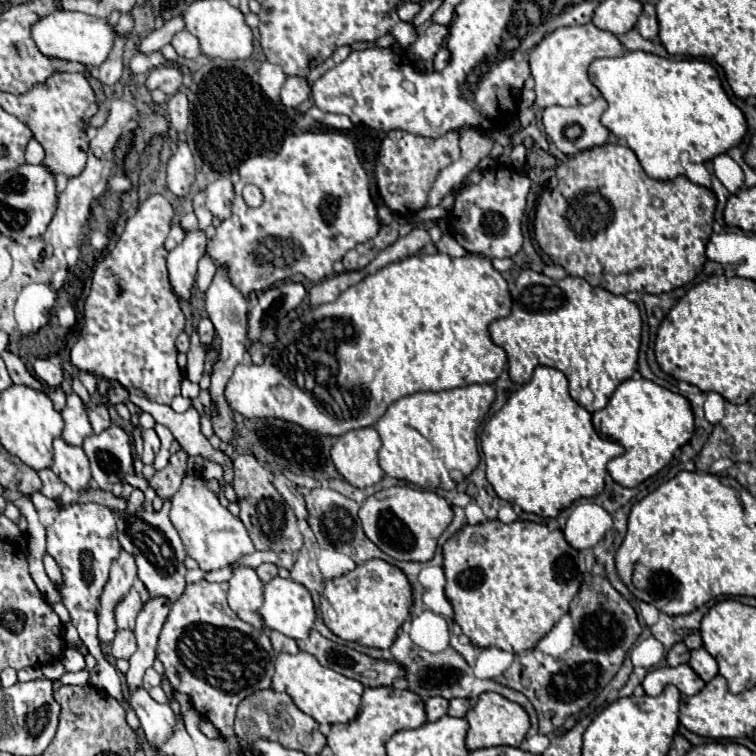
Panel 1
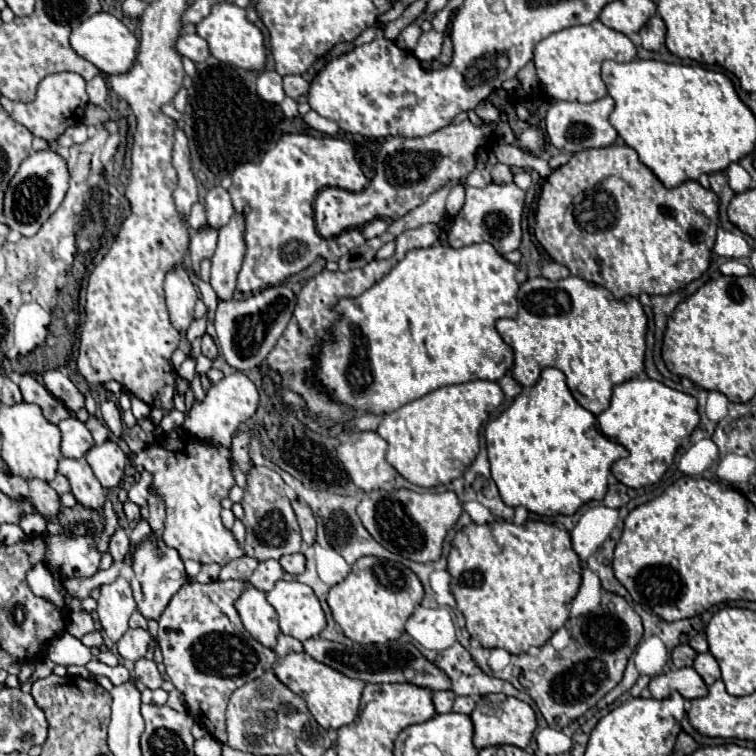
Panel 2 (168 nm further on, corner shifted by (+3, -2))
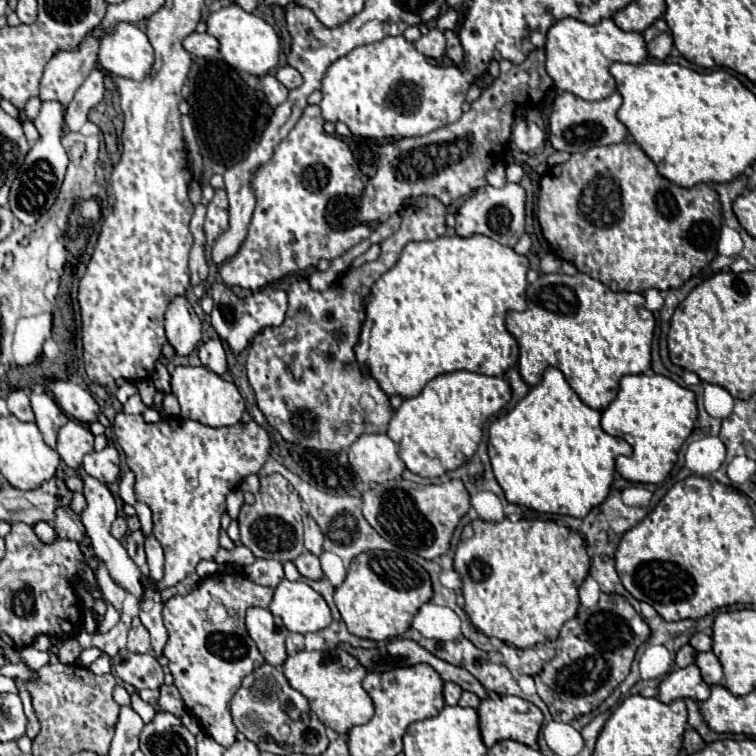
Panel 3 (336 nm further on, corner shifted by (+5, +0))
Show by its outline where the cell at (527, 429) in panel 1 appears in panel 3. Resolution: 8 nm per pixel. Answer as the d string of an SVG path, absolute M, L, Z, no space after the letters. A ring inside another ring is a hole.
M553 366L545 370L541 384L489 428L489 458L507 500L537 512L585 518L591 508L605 502L615 458L621 454L631 456L633 448L601 428L601 412L583 404Z

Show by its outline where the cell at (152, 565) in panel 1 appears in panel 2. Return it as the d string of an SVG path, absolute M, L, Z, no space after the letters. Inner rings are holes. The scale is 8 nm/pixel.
M149 532L149 536L143 542L133 544L131 560L133 560L133 572L135 572L135 576L131 580L131 590L133 590L137 608L145 618L157 620L161 616L161 612L167 608L173 594L177 594L177 590L187 582L187 572L185 572L183 560L175 548L169 548L163 542L163 538L155 538L153 532Z

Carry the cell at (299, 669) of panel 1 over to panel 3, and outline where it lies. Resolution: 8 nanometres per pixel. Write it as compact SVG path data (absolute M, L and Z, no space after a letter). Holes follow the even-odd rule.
M341 646L313 652L301 650L299 654L293 654L285 660L283 674L289 684L309 700L311 710L319 716L319 720L341 736L357 724L367 724L373 716L373 702L361 686L367 668L361 666L359 660Z

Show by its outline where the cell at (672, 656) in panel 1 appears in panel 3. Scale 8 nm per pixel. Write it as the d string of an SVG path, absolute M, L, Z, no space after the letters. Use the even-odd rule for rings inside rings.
M685 644L685 646L677 652L677 656L675 656L675 664L677 664L679 668L685 668L685 666L689 666L689 664L695 664L695 656L697 656L697 650L691 648L689 644Z

